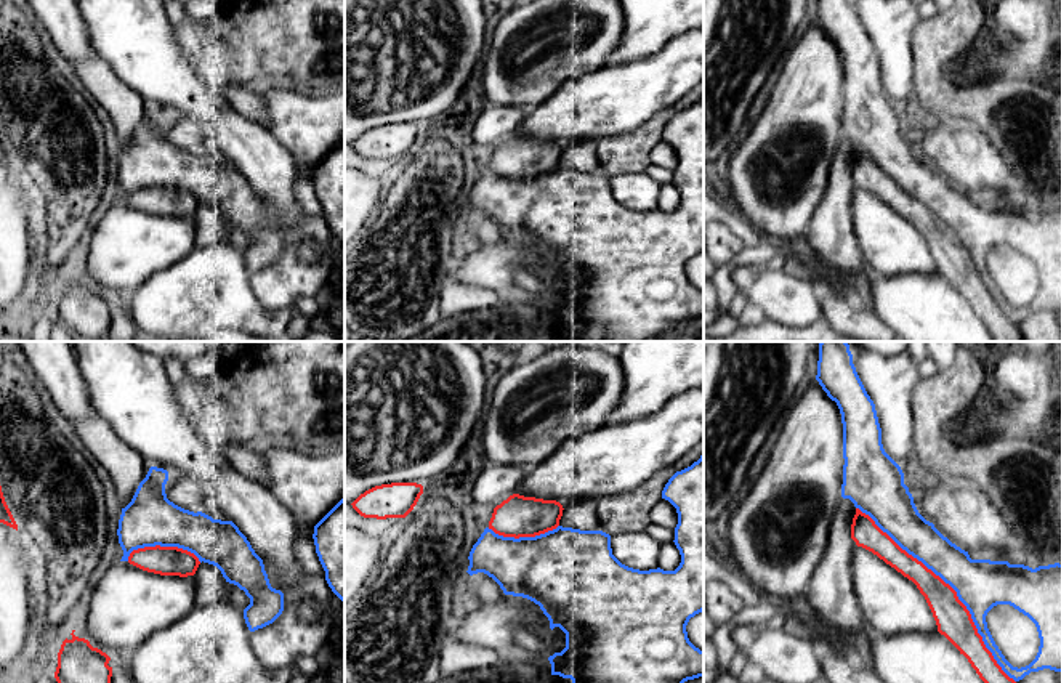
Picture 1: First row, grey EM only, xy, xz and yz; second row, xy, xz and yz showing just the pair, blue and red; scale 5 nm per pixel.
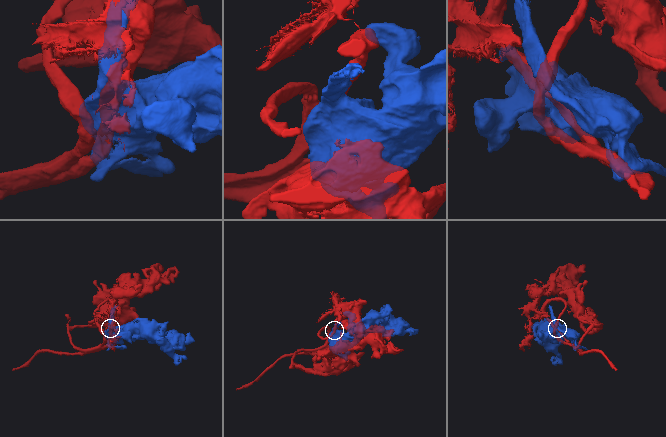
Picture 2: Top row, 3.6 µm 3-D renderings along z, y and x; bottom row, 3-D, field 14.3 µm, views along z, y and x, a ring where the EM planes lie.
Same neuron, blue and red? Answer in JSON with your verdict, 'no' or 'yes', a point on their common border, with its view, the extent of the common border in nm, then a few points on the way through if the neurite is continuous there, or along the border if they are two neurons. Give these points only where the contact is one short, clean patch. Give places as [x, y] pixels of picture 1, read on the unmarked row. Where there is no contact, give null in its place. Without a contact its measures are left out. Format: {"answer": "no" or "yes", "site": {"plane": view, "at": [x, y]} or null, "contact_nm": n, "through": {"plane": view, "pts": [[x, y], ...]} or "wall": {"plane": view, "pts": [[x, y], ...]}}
{"answer": "yes", "site": {"plane": "yz", "at": [951, 226]}, "contact_nm": 1200}

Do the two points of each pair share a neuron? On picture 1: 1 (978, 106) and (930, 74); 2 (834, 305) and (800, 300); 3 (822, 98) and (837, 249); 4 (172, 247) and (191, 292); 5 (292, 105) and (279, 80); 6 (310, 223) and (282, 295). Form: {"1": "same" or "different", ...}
{"1": "same", "2": "different", "3": "different", "4": "different", "5": "different", "6": "same"}

